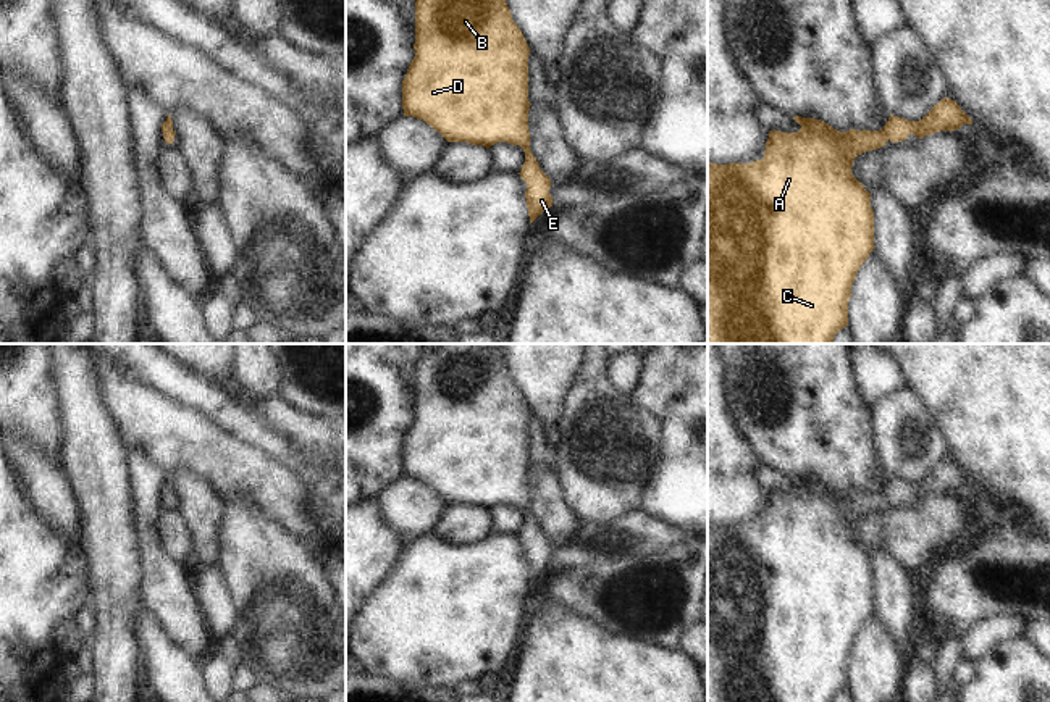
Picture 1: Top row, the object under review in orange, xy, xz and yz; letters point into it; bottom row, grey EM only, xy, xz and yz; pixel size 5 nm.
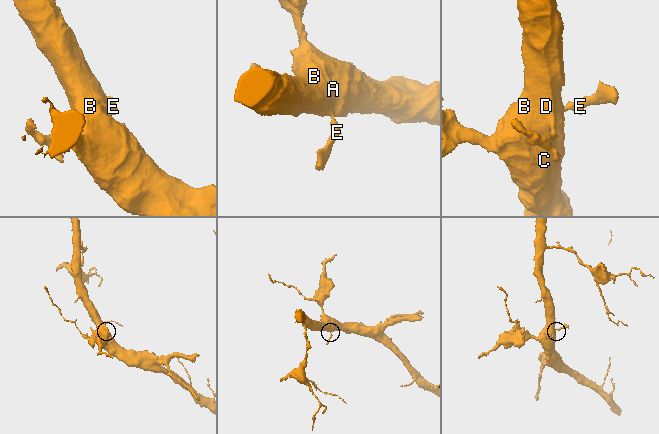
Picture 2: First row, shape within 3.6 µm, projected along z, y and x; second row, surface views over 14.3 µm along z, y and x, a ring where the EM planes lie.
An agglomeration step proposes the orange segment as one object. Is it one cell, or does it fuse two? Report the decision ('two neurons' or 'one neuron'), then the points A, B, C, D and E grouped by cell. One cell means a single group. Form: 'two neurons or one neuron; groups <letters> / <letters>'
one neuron; groups A B C D E

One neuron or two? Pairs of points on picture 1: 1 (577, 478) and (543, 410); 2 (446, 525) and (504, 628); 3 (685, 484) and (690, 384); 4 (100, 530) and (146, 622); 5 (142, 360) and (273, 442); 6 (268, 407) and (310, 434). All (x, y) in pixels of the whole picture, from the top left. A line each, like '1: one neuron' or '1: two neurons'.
1: two neurons
2: two neurons
3: one neuron
4: two neurons
5: one neuron
6: one neuron

